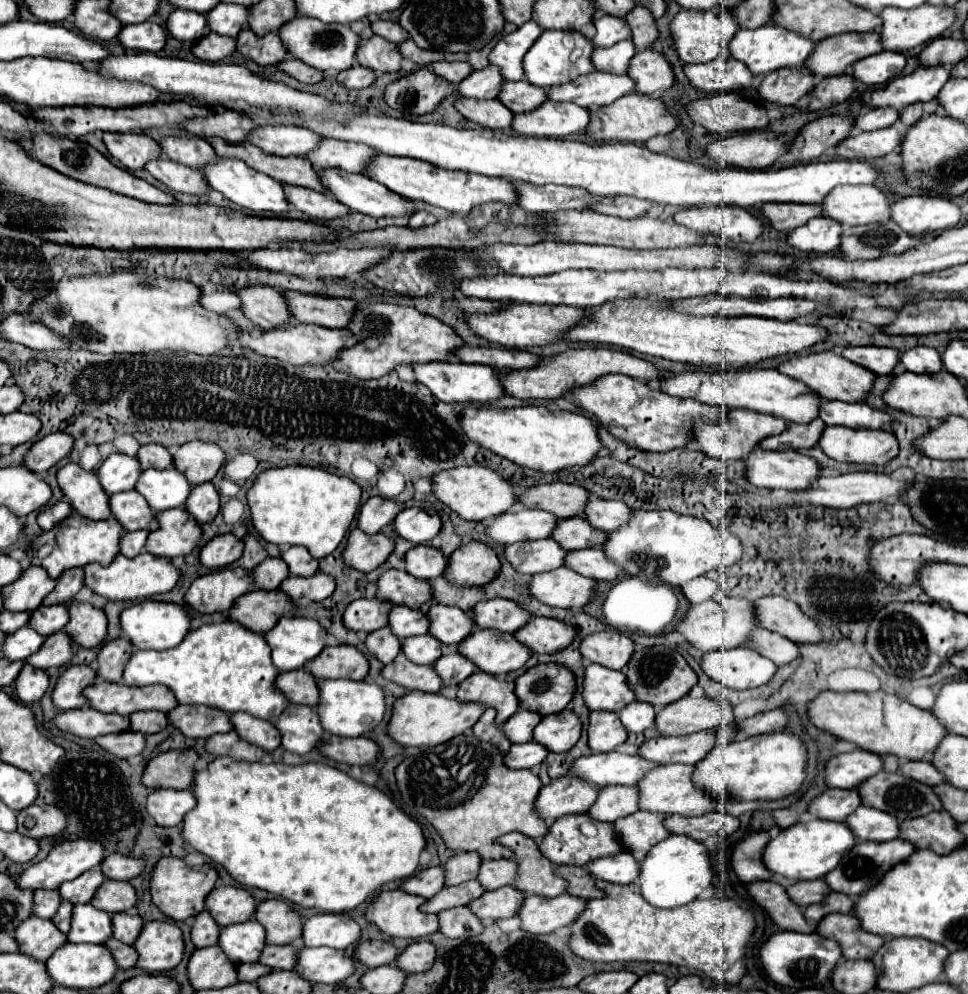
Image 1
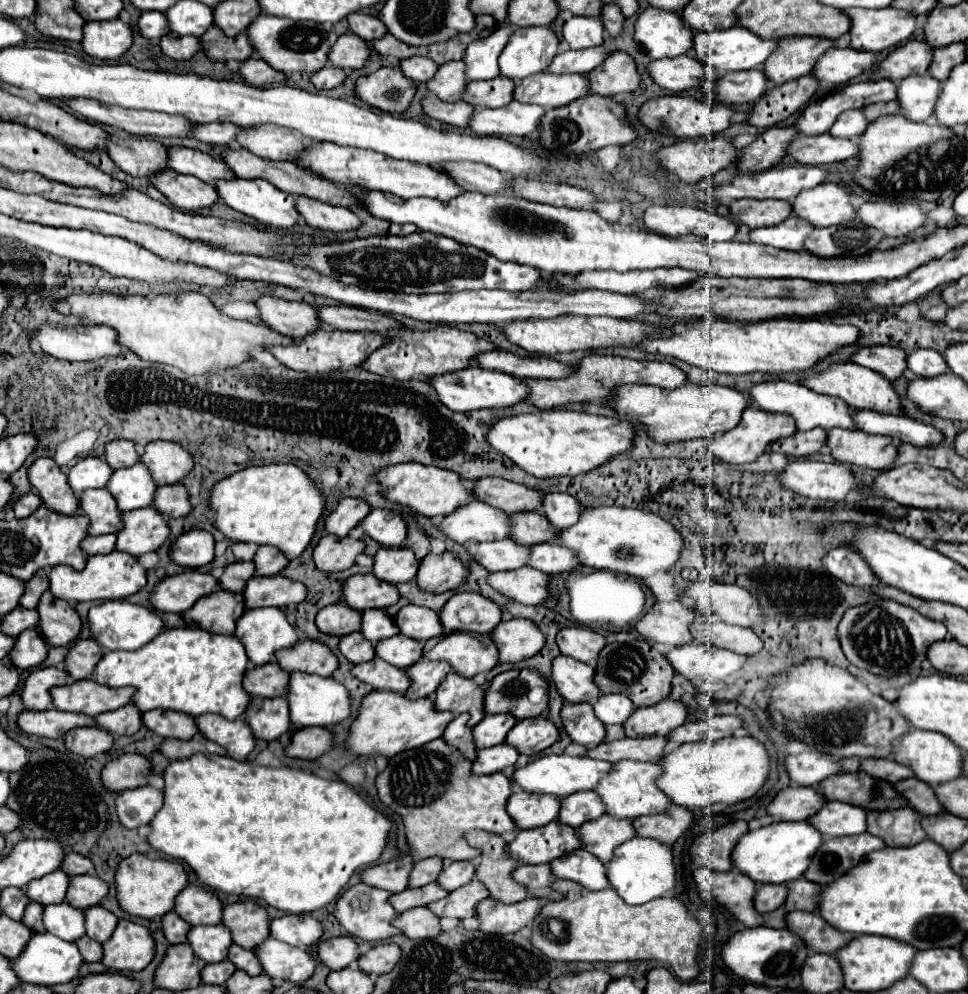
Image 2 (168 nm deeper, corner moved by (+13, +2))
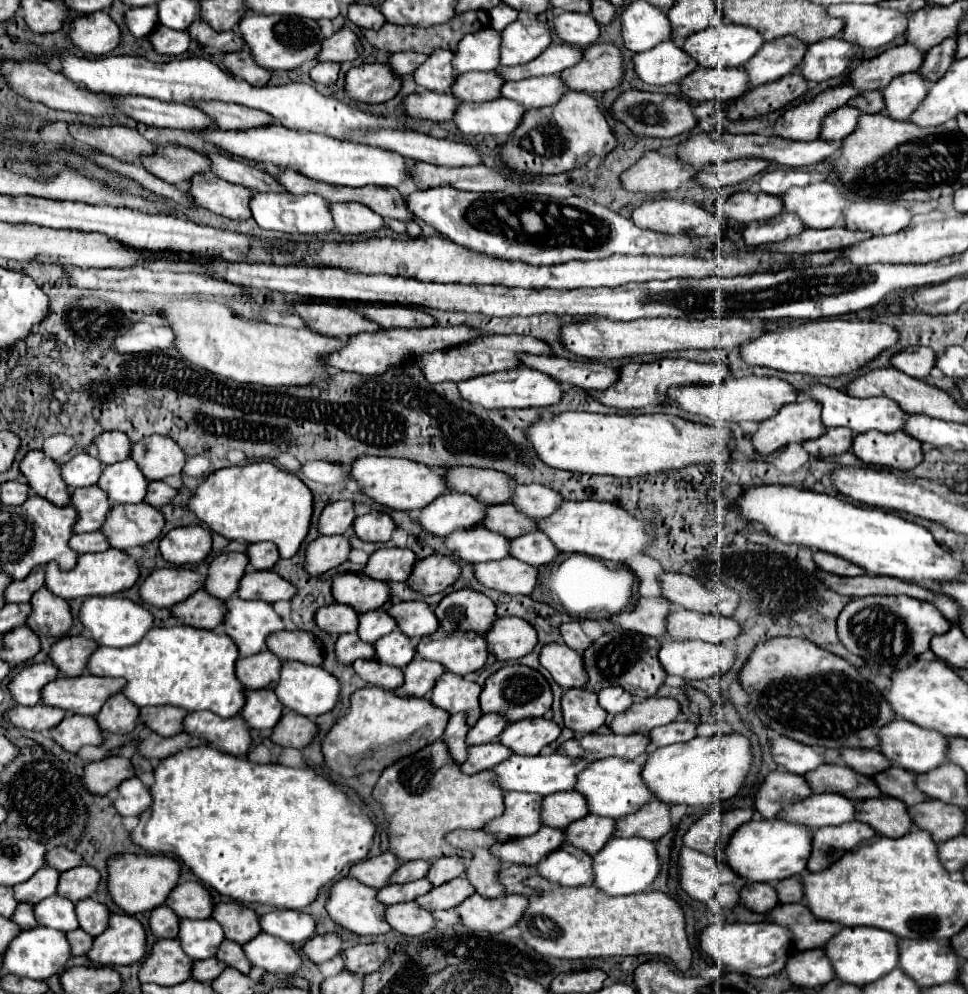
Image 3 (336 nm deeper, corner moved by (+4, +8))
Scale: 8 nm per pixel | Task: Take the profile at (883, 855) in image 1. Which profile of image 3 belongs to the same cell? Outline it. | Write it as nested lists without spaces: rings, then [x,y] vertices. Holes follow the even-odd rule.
[[[851,821],[841,827],[821,827],[811,833],[811,857],[807,863],[809,871],[821,871],[829,863],[841,859],[841,855],[861,841],[871,839],[875,833],[869,825]]]

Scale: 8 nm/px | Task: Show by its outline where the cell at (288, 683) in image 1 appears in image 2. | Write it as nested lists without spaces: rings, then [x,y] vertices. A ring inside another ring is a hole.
[[[276,663],[252,667],[244,675],[244,689],[258,697],[282,697],[288,693],[290,675]]]

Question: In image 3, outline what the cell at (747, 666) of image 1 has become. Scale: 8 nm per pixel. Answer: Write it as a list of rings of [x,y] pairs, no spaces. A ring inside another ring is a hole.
[[[671,641],[663,643],[659,651],[659,663],[665,669],[667,675],[679,675],[685,681],[695,681],[695,679],[707,679],[711,675],[723,675],[725,671],[731,669],[735,661],[735,653],[727,643],[705,643],[705,641]]]

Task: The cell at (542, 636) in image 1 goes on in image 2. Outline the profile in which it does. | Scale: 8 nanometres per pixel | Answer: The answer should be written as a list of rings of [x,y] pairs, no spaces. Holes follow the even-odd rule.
[[[510,619],[502,621],[492,633],[498,649],[500,663],[522,661],[536,655],[546,645],[546,635],[538,629],[534,621]]]

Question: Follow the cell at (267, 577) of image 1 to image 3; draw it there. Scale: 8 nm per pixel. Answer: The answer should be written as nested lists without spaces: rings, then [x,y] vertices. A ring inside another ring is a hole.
[[[221,553],[209,563],[209,573],[203,589],[221,601],[227,601],[237,591],[245,569],[245,553]]]

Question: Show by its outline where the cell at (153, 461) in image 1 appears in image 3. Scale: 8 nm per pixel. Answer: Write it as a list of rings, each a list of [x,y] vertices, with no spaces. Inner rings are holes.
[[[107,431],[97,437],[95,447],[97,447],[97,459],[103,465],[111,465],[129,457],[131,441],[121,431]]]

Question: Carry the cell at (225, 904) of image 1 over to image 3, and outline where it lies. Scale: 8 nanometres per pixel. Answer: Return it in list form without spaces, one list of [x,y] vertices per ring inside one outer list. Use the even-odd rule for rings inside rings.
[[[197,881],[179,883],[169,893],[165,905],[171,907],[181,919],[207,919],[213,913],[213,899],[209,891]]]

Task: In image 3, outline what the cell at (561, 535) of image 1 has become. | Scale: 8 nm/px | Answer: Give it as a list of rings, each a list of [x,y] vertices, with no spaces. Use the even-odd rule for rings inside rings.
[[[509,503],[489,505],[485,509],[483,527],[487,527],[489,531],[495,531],[507,539],[513,539],[517,535],[525,535],[525,533],[537,529],[533,519],[529,519],[525,515],[517,515],[517,509],[513,509],[513,505],[509,505]]]

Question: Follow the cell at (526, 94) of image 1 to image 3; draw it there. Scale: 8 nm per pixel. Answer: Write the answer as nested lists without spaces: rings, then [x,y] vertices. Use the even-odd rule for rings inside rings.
[[[477,71],[457,75],[451,85],[451,93],[459,101],[491,101],[497,99],[497,87],[501,87],[503,79],[495,71]]]

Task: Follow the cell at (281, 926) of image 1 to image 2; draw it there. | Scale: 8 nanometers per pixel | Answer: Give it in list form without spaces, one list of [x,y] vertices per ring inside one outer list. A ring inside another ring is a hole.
[[[252,899],[236,901],[224,907],[222,923],[234,933],[234,943],[244,949],[256,949],[270,937],[270,915],[266,907]]]

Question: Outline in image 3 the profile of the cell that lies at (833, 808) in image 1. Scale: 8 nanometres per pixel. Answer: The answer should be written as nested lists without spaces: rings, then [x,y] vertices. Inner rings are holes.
[[[777,769],[777,771],[771,771],[761,783],[755,795],[755,809],[765,819],[775,819],[781,809],[809,795],[811,795],[811,789],[801,775],[793,775]]]

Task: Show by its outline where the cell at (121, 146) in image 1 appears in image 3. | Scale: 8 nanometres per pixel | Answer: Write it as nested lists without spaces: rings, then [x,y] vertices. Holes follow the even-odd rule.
[[[167,145],[165,153],[163,147],[157,147],[157,153],[141,159],[141,163],[155,177],[169,181],[173,185],[187,185],[189,179],[211,169],[211,161],[207,155],[195,153],[179,145]]]

